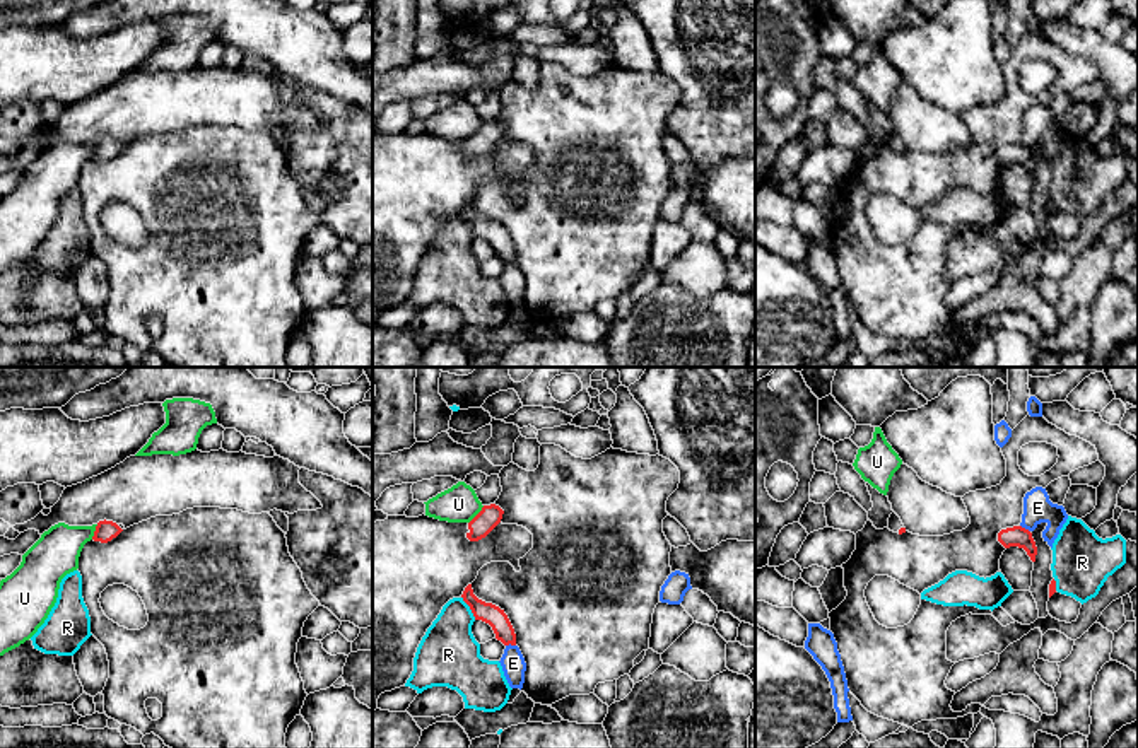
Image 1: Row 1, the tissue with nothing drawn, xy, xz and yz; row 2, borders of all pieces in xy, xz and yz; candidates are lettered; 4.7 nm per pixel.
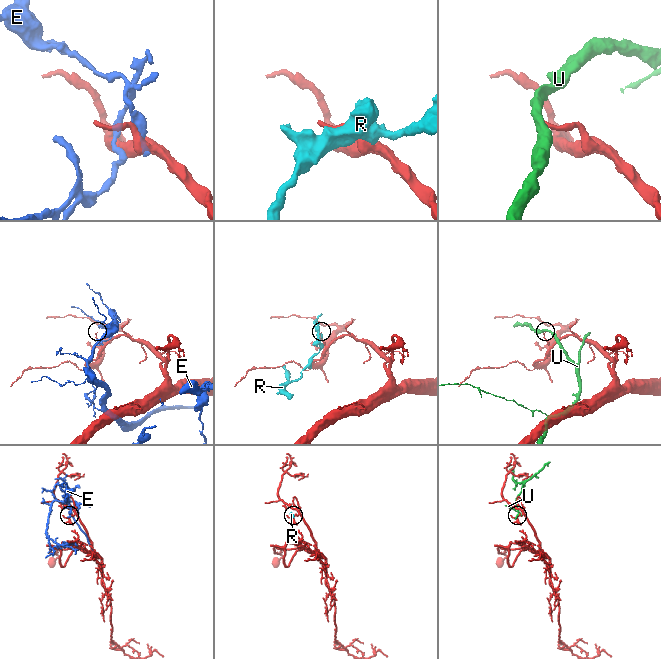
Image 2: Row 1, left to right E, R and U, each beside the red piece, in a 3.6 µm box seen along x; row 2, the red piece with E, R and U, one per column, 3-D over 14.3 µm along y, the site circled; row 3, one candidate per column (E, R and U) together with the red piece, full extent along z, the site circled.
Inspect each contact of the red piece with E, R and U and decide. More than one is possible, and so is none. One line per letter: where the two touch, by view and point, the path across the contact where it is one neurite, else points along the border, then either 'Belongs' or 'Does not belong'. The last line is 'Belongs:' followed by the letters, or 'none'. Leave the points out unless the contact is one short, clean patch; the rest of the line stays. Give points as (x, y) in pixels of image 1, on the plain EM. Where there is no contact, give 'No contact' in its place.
E: Touches red at xz (510, 260). Does not belong
R: Touches red at xz (470, 226). Does not belong
U: Touches red at xz (477, 132). Boundary: xz (484, 123), (469, 140). Does not belong
Belongs: none

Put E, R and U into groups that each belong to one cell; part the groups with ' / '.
E / R / U

